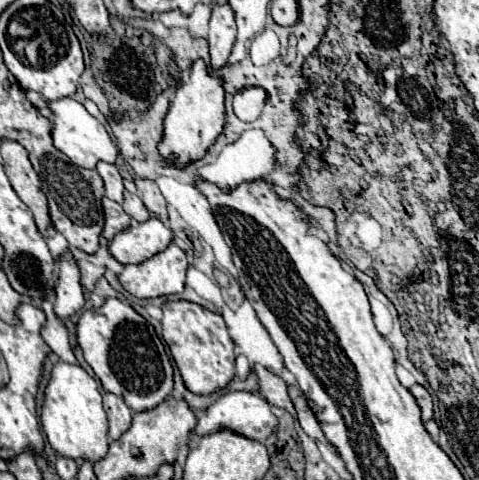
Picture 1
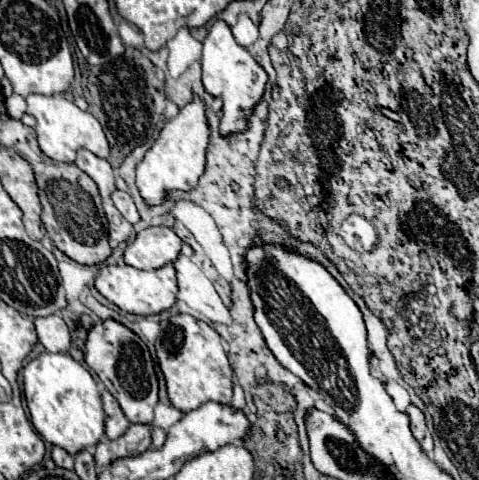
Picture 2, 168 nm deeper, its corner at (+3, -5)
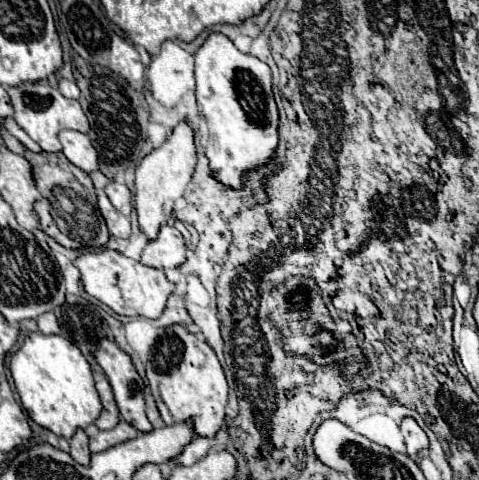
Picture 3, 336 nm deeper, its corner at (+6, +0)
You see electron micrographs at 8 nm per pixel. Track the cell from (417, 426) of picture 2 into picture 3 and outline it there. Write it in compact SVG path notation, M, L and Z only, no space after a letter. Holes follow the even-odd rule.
M411 417L403 419L401 431L403 431L403 435L405 435L405 445L407 445L407 453L409 453L409 455L415 455L415 453L419 453L421 449L427 449L427 447L429 447L429 441L427 441L425 431L423 431Z

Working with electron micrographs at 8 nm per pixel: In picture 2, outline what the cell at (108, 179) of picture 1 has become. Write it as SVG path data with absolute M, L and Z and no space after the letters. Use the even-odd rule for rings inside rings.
M80 150L78 156L76 156L76 166L80 170L84 170L98 184L102 198L110 198L112 196L112 192L116 190L114 170L104 158L98 158L92 152L88 152L88 150Z

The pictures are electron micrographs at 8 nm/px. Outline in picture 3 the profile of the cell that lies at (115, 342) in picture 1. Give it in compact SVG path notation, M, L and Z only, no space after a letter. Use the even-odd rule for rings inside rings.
M103 339L95 353L97 363L103 367L105 375L115 393L117 407L127 423L131 423L137 431L149 433L153 425L145 415L145 401L143 401L143 379L135 371L127 353L123 353L115 341Z

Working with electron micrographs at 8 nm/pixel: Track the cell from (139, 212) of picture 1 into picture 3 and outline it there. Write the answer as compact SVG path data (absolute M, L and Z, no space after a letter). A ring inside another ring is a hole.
M113 181L113 183L109 183L109 185L105 187L105 193L107 193L109 201L113 203L113 207L115 207L119 213L123 213L123 215L129 215L129 213L131 213L133 203L131 203L131 191L127 189L127 185Z

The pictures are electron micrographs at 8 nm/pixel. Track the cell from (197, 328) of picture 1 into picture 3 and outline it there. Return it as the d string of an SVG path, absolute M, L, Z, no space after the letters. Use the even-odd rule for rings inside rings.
M183 325L167 327L167 335L155 343L145 365L151 395L165 425L193 423L195 437L215 437L225 423L227 381L213 349L189 333Z

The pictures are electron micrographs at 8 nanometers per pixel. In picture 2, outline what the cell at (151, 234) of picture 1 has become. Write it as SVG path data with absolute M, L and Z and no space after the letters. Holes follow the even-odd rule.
M152 226L138 232L136 240L124 250L124 262L140 270L154 270L174 262L180 254L182 240L166 226Z

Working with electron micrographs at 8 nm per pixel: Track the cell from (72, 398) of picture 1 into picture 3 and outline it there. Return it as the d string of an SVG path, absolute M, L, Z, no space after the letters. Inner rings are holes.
M33 331L11 355L11 377L29 417L41 427L69 439L77 429L91 425L101 413L101 401L93 383L93 373L83 353L61 335Z

